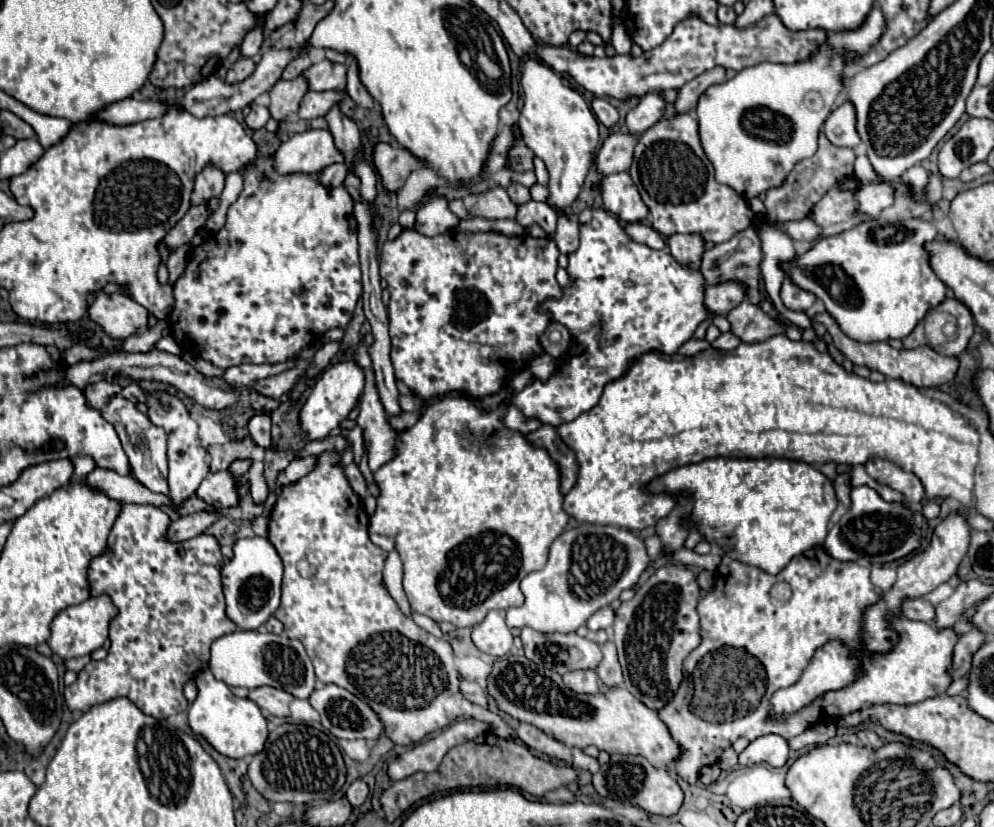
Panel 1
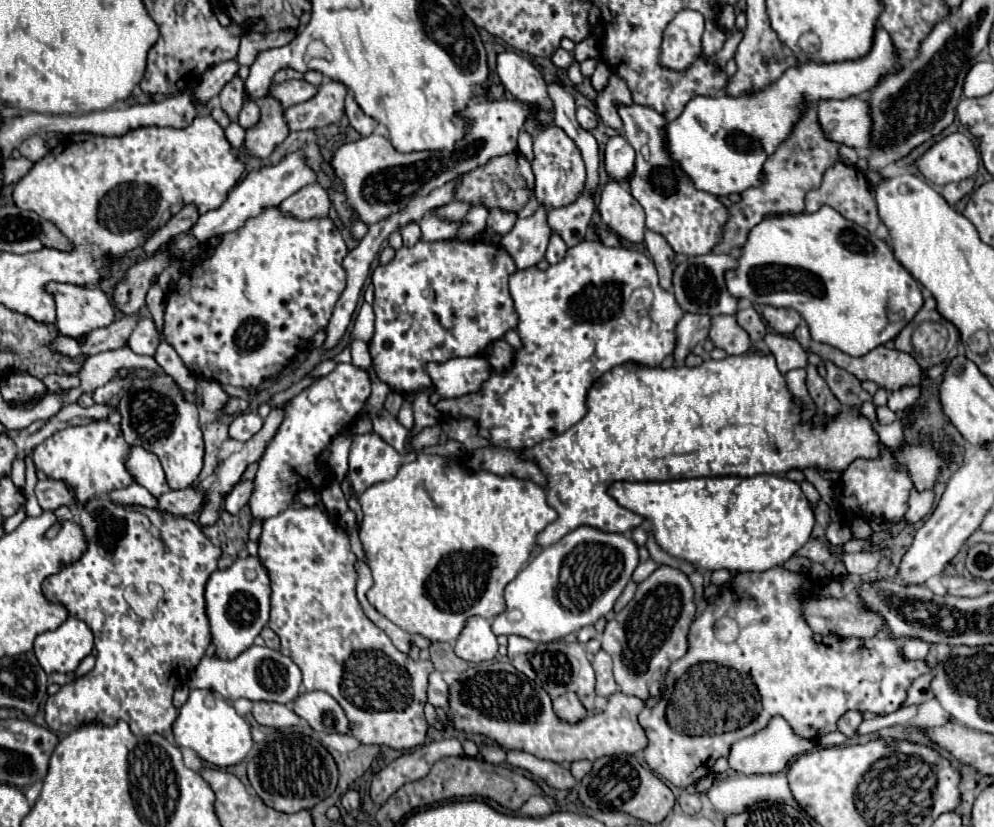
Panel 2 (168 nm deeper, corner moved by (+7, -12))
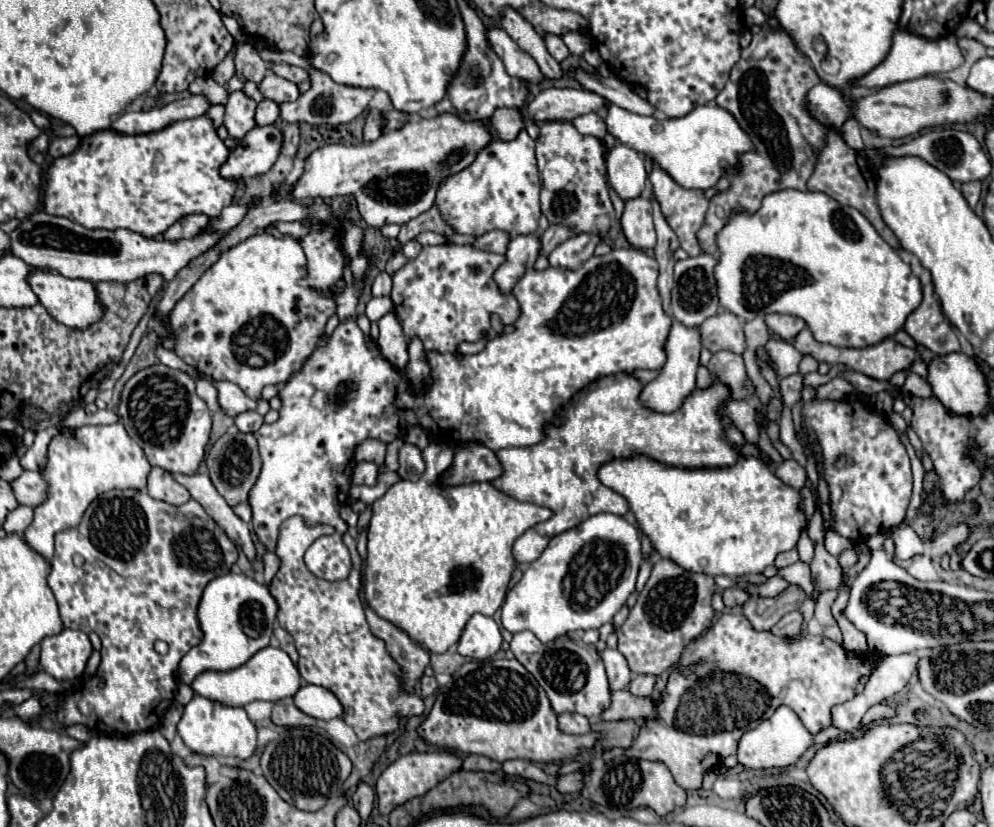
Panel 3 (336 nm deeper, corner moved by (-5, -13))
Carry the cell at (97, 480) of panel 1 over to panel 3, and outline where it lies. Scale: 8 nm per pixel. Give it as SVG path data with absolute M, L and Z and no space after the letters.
M25 470L17 480L11 482L11 486L15 490L15 498L19 500L19 504L37 508L47 500L47 482L39 472Z

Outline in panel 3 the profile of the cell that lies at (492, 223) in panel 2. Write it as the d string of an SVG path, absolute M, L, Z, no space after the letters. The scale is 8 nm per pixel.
M491 230L491 232L485 232L483 236L479 236L473 246L481 248L481 250L491 250L491 252L497 252L497 254L505 254L509 240L511 240L511 236L507 236L507 232Z

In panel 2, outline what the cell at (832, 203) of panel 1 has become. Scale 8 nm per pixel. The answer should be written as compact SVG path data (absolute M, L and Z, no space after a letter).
M837 161L831 169L825 171L819 189L811 189L811 191L805 195L805 211L807 211L807 213L817 211L817 209L823 207L823 205L833 207L833 209L839 211L845 219L851 219L851 221L859 223L859 225L865 227L869 233L873 233L873 231L877 229L877 225L881 223L881 221L879 221L879 215L877 215L877 207L875 207L875 197L871 195L871 183L869 183L867 175L861 173L861 171L857 171L857 169L851 167L851 165L845 165L843 161Z

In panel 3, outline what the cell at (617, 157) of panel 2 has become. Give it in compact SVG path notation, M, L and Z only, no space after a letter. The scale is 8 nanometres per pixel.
M617 144L607 156L607 174L615 192L623 200L637 198L647 182L647 170L637 150Z

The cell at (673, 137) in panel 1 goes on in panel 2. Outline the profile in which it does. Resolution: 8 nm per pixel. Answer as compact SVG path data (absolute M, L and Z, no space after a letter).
M619 105L617 113L623 121L623 131L629 143L635 147L637 161L635 173L629 181L631 195L645 209L647 229L663 235L675 253L687 257L705 255L719 243L719 227L727 221L727 209L711 195L695 189L691 179L679 169L679 165L669 157L663 143L665 119L651 107L645 105Z

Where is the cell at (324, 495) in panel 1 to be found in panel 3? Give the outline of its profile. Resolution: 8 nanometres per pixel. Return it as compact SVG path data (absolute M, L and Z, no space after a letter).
M291 516L281 524L275 546L281 566L269 586L279 604L277 620L295 640L299 652L297 668L303 680L331 690L341 700L345 708L343 720L355 730L359 740L393 734L401 718L421 716L425 712L425 702L403 688L401 666L391 658L385 642L371 632L365 620L359 598L361 558L355 540L345 540L353 560L351 574L345 580L327 582L307 570L303 562L307 548L325 534L333 534L333 528L325 524L309 526L301 516Z

